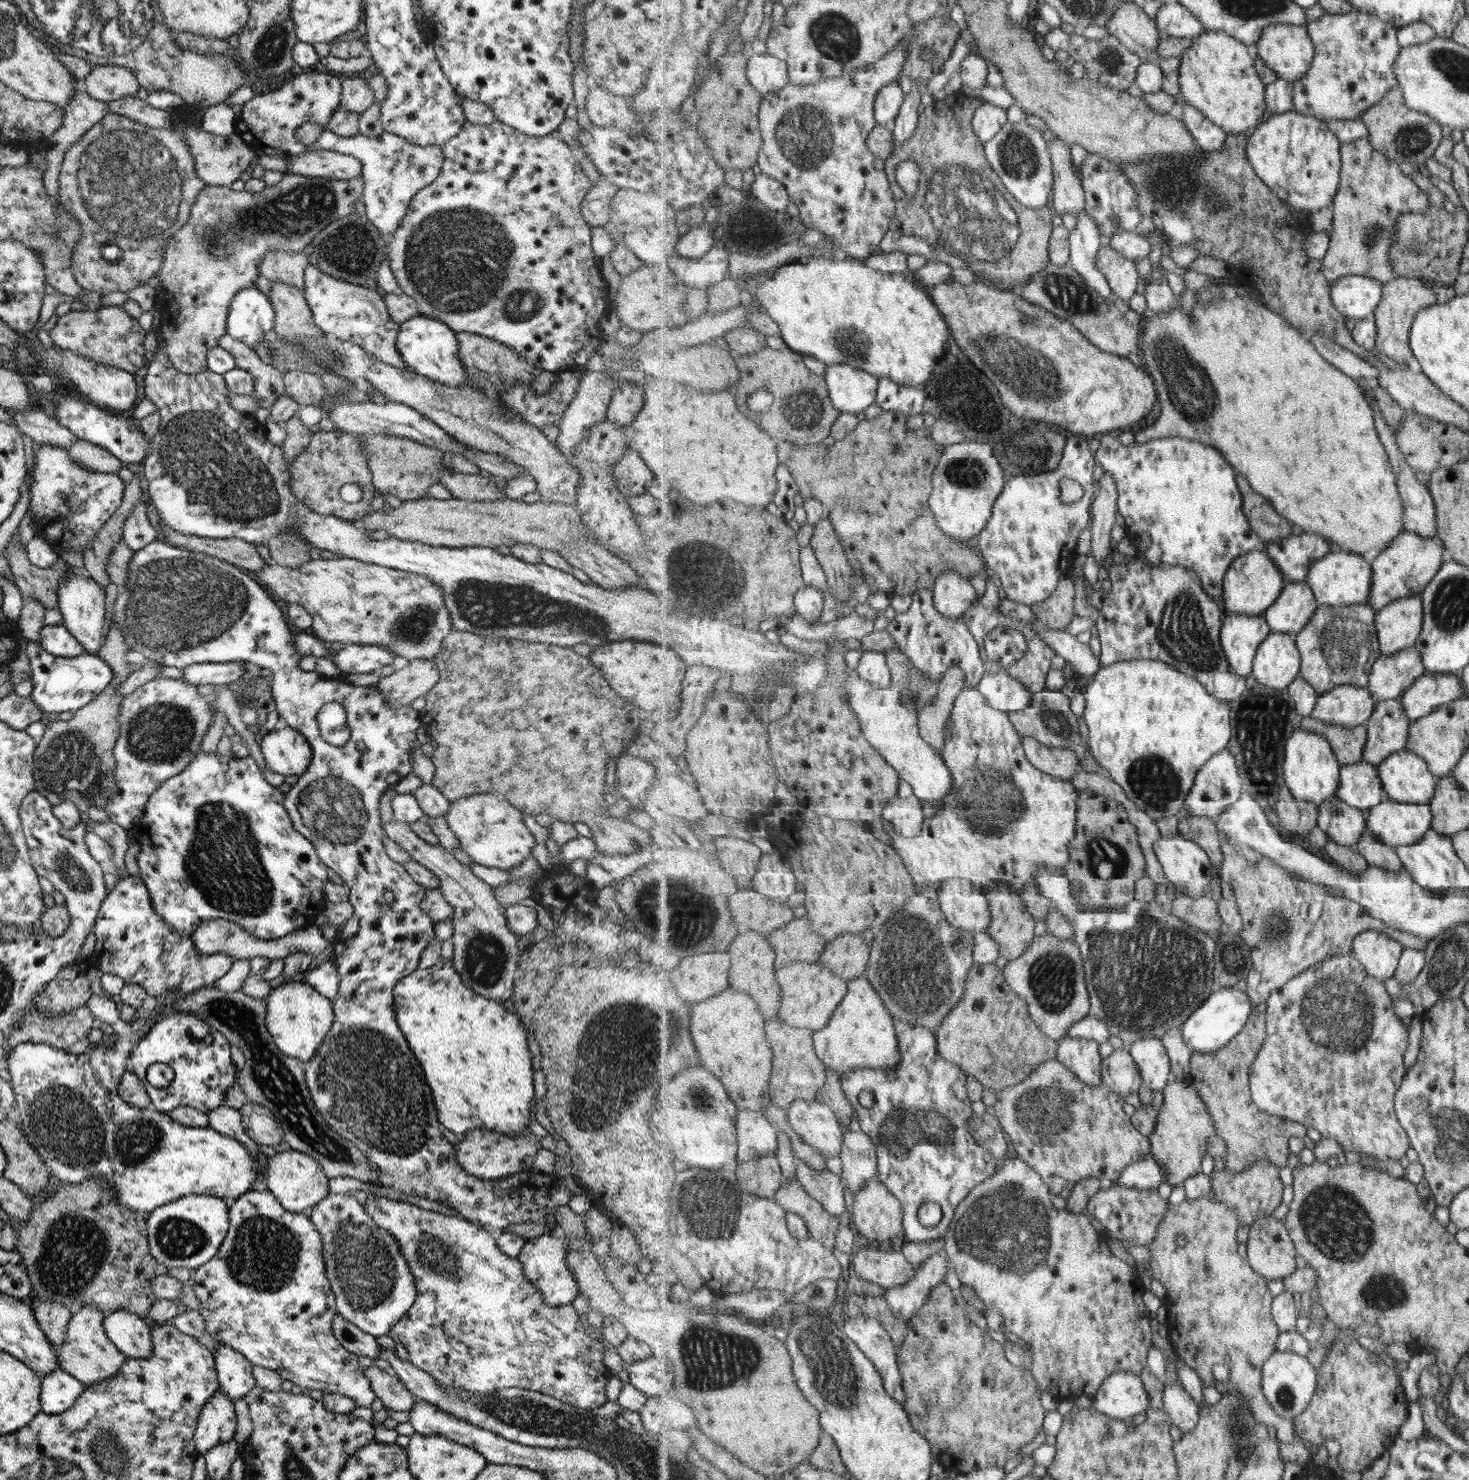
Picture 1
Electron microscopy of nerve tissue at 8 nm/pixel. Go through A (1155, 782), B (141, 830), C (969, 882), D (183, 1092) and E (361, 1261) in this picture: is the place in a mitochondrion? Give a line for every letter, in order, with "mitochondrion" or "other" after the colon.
A: mitochondrion
B: other
C: other
D: other
E: mitochondrion

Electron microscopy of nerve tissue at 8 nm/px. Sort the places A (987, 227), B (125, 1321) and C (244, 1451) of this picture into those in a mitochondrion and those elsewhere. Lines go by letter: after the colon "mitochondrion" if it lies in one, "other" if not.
A: mitochondrion
B: other
C: other

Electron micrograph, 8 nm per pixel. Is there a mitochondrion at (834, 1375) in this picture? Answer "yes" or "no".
yes

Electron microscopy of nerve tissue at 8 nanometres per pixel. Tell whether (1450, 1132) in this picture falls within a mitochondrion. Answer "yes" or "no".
yes

